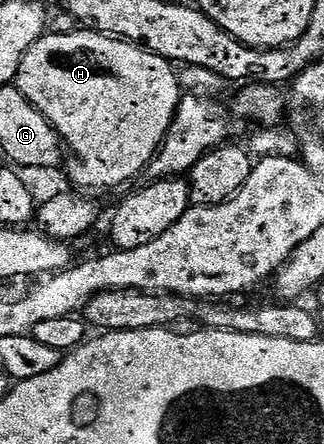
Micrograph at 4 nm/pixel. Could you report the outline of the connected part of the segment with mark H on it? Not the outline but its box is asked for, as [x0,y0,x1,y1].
[16,28,180,191]

